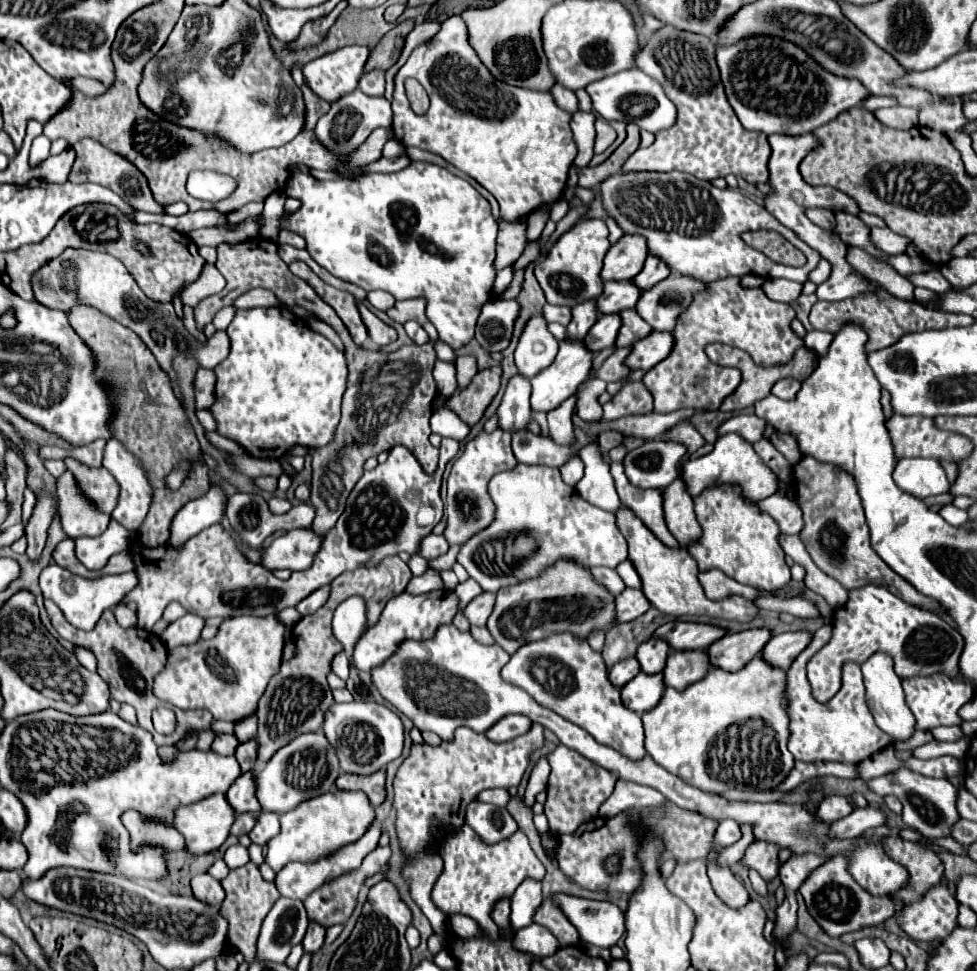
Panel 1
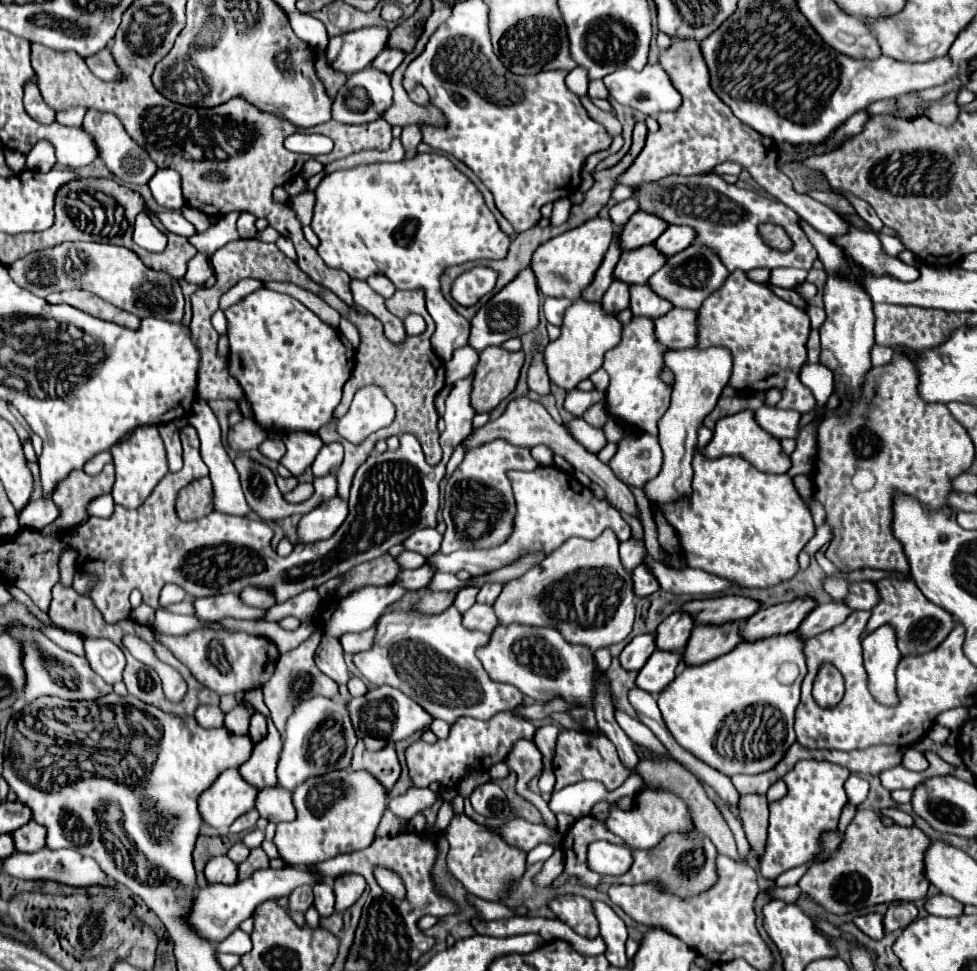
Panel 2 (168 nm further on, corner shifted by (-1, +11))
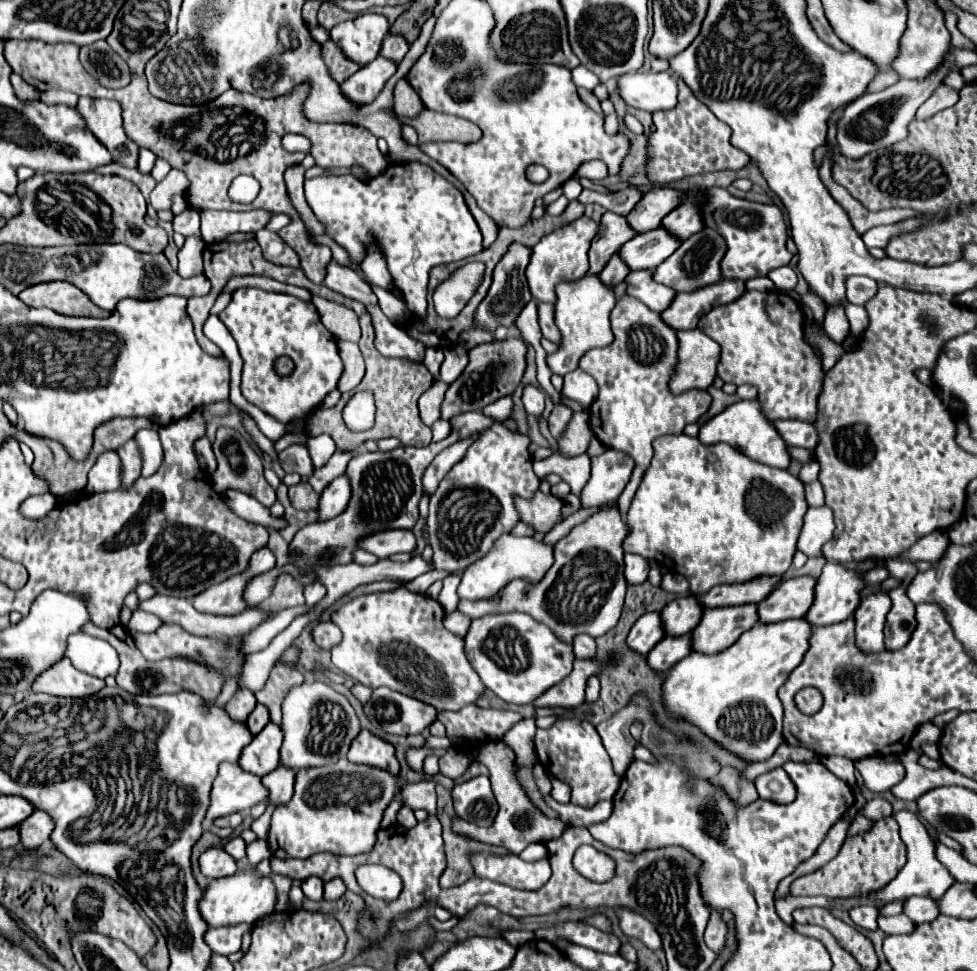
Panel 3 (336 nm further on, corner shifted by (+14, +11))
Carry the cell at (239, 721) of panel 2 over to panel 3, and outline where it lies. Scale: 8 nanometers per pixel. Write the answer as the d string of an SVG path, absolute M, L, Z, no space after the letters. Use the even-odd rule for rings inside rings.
M238 690L232 700L224 706L224 710L228 710L230 718L236 718L236 722L244 722L248 718L248 714L254 710L256 706L256 698L250 690Z

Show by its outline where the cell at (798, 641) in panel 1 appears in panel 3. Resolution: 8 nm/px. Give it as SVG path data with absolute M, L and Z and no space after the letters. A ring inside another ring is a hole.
M826 562L822 576L814 588L814 604L806 620L812 626L828 626L852 616L860 604L860 590L864 588L858 572L846 570L834 562Z

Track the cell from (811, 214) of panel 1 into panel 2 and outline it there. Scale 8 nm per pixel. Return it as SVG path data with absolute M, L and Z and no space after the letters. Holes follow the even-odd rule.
M673 38L671 48L667 52L661 52L659 62L671 76L673 86L683 96L683 104L675 112L663 112L657 116L659 130L647 136L643 152L639 154L635 164L623 174L623 178L619 178L621 184L633 186L641 182L657 182L671 174L707 174L721 162L737 162L747 172L751 172L751 176L761 188L765 188L779 202L791 206L805 222L815 226L815 230L819 230L821 234L831 236L843 230L843 222L835 218L835 212L829 206L793 190L791 180L777 168L777 144L773 144L769 138L763 138L761 134L755 134L755 130L751 130L749 126L743 126L743 122L731 116L727 104L717 98L717 94L709 86L709 72L701 56L699 42L679 42L677 38Z

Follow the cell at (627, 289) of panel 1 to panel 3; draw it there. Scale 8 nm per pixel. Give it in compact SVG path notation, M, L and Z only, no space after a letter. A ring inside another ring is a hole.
M662 226L644 234L638 234L636 238L628 240L616 254L628 262L628 268L634 270L654 270L660 262L664 262L680 242L670 236Z

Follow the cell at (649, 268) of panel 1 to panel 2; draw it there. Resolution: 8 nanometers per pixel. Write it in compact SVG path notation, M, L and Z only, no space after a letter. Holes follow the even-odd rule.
M669 226L657 238L655 246L659 246L659 250L663 250L663 254L673 256L673 254L685 250L687 246L691 246L695 238L697 238L697 232L691 226Z

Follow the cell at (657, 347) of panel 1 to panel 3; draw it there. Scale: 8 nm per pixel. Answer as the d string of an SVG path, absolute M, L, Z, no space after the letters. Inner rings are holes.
M722 278L720 282L700 288L696 292L678 294L672 300L672 306L668 306L668 310L664 310L660 316L676 332L694 330L702 314L706 314L716 304L728 304L728 302L740 298L744 292L746 292L746 288L744 288L742 280L724 280Z

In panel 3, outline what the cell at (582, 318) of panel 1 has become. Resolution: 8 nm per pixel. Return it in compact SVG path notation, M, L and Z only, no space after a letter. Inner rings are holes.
M606 212L602 216L602 222L598 226L598 234L592 240L592 246L588 250L588 258L590 258L590 268L586 274L596 274L600 272L608 258L624 244L628 242L628 238L634 238L636 232L628 226L624 216L618 216L614 212Z

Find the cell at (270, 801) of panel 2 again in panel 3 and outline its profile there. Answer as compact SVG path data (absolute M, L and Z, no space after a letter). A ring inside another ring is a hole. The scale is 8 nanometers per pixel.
M276 768L270 774L262 776L262 784L268 790L268 804L280 806L292 798L294 792L294 770L290 768Z

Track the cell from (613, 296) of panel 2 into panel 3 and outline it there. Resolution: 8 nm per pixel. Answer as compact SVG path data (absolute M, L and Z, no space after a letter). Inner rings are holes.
M612 256L610 258L610 262L606 264L606 268L598 274L598 278L604 282L604 284L608 284L608 286L616 286L616 284L620 284L624 278L626 278L626 274L628 274L630 270L626 268L626 264L618 258L618 256Z

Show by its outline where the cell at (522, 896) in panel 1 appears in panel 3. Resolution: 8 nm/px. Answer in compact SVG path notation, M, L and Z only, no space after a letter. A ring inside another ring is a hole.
M530 844L522 854L520 854L520 858L522 860L540 860L540 858L546 858L548 856L548 850L544 848L544 846L540 846L540 844Z

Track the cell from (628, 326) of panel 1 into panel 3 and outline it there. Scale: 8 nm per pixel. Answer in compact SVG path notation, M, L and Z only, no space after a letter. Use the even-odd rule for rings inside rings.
M650 270L632 272L632 274L628 274L628 278L624 282L626 282L626 294L632 294L632 298L638 298L654 312L666 310L670 306L672 298L676 296L676 292L672 288L666 288L666 286L654 282Z

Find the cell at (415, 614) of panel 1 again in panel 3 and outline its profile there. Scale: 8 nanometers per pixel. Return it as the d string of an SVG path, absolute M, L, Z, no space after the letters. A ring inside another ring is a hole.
M318 622L312 630L312 636L320 648L332 650L332 646L340 642L340 628L334 622Z

